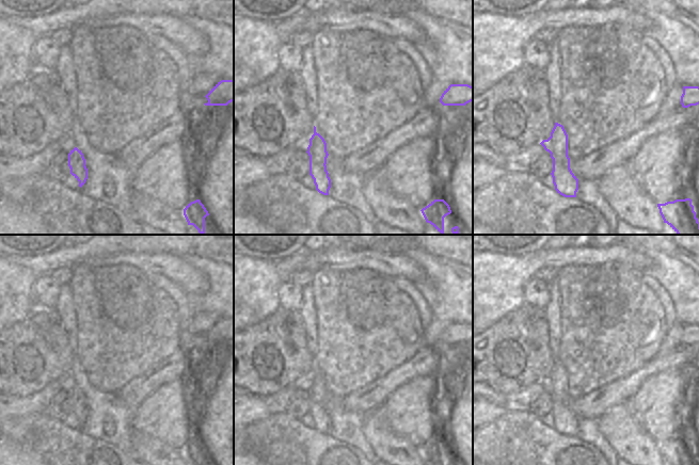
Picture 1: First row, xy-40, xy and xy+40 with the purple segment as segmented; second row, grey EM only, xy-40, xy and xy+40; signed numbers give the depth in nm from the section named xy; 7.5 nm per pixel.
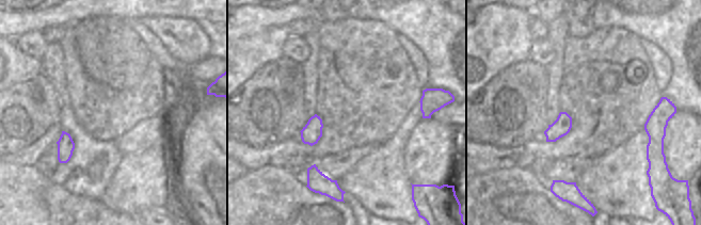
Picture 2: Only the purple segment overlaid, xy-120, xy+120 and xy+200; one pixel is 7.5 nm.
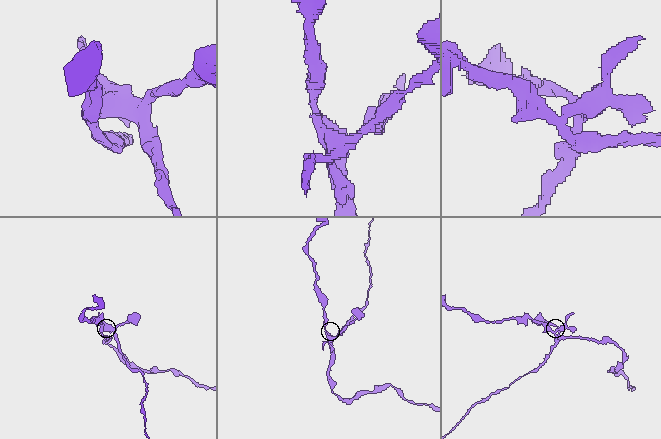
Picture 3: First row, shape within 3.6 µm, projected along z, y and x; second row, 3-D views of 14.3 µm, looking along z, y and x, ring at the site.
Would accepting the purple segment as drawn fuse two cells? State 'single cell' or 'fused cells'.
fused cells

